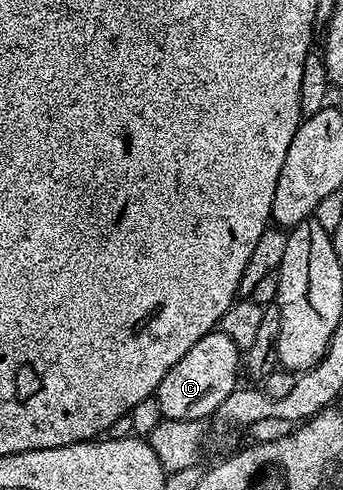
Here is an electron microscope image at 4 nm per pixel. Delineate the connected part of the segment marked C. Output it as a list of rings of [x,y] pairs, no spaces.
[[[219,328],[201,336],[201,340],[197,340],[197,344],[193,344],[193,348],[189,348],[189,352],[185,352],[161,380],[157,397],[163,417],[190,422],[207,420],[235,391],[239,374],[241,378],[241,351],[237,344]]]

